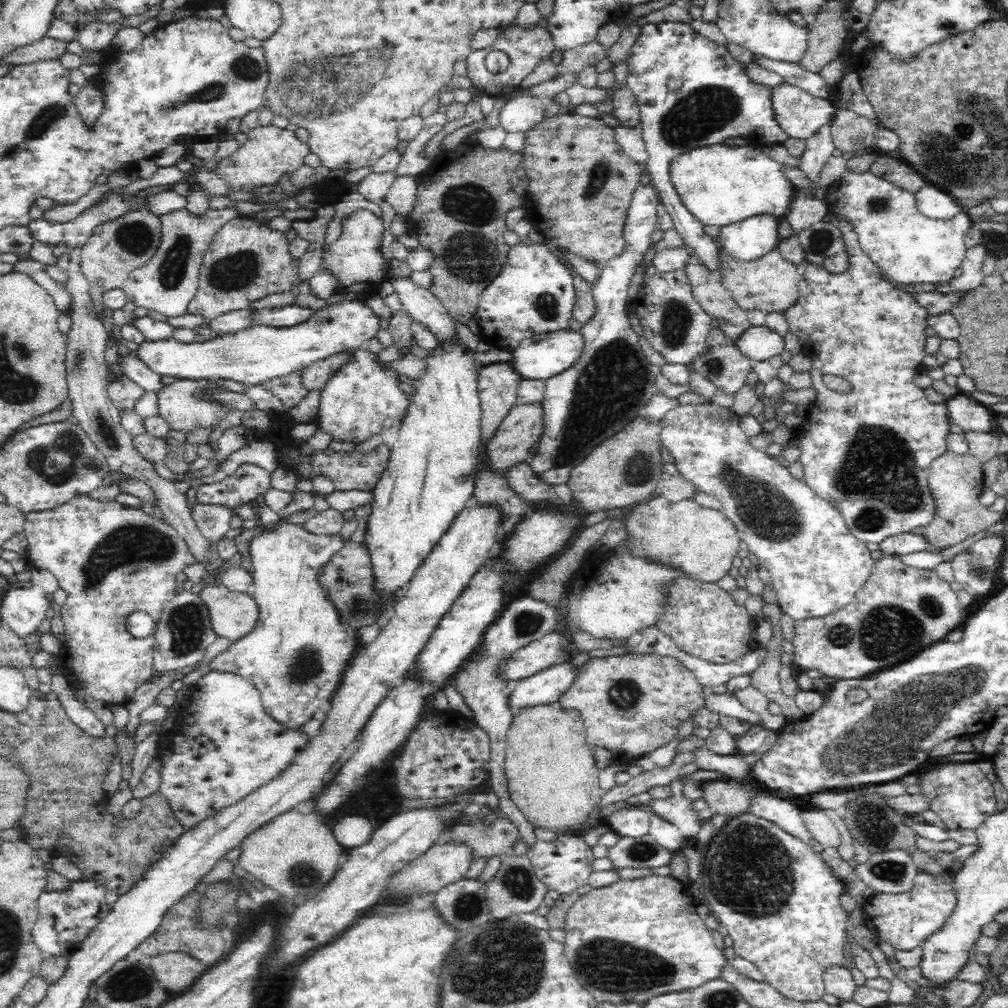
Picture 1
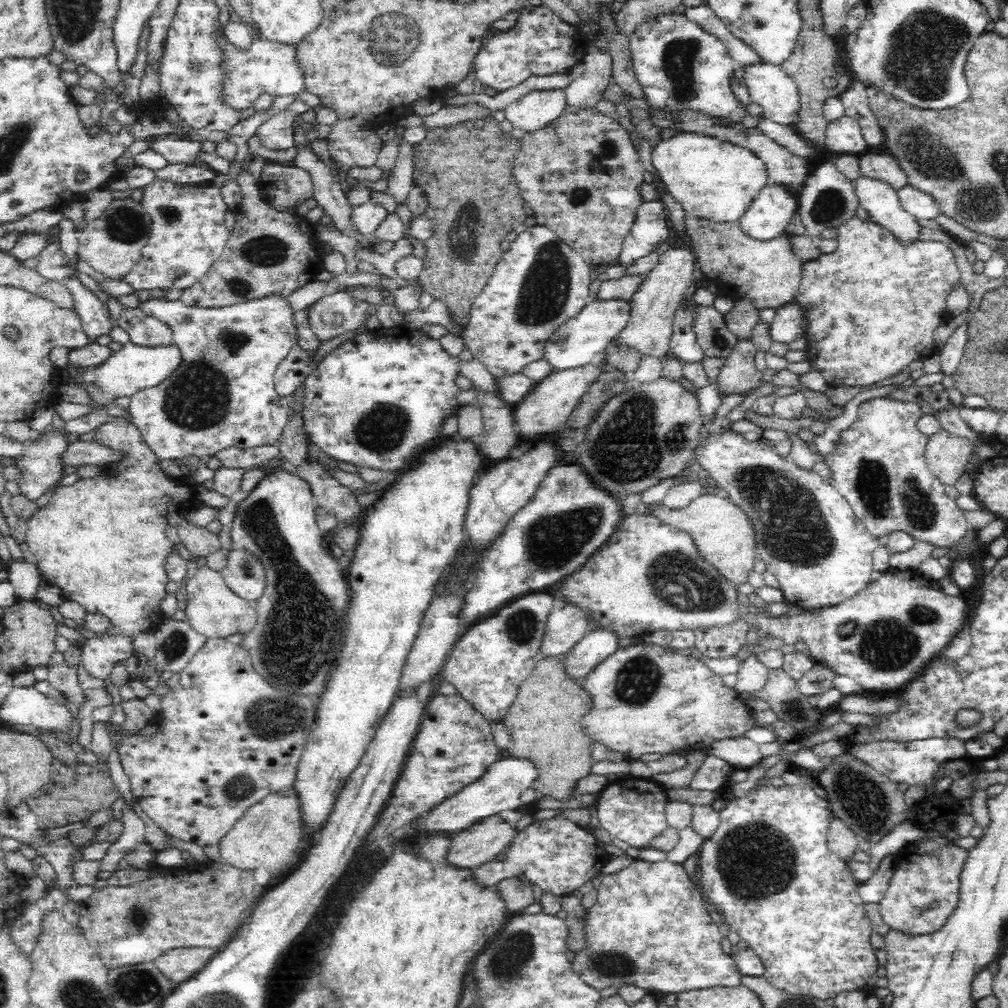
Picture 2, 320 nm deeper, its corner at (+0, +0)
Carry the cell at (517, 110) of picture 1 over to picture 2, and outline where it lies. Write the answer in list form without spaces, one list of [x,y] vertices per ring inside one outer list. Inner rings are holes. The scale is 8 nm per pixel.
[[[562,89],[532,90],[504,109],[505,118],[513,128],[534,132],[558,118],[566,106]]]

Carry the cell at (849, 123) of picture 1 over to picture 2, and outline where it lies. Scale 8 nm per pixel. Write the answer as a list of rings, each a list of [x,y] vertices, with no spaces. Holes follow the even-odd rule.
[[[844,115],[827,125],[824,147],[830,152],[861,156],[868,150],[868,145],[858,121],[852,117]]]

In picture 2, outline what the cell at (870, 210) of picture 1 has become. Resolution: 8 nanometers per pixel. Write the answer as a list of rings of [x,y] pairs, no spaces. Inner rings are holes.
[[[860,176],[854,182],[855,194],[857,195],[860,207],[868,212],[868,217],[874,225],[886,230],[899,246],[906,247],[914,245],[922,236],[922,226],[914,216],[911,216],[900,203],[898,191],[894,191],[886,182],[878,181],[865,176]]]

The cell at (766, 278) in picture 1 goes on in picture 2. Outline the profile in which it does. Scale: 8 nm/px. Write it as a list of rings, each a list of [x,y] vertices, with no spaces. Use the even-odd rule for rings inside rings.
[[[688,214],[686,216],[687,234],[695,256],[696,269],[716,284],[723,294],[735,301],[747,300],[756,310],[778,309],[793,302],[801,283],[803,263],[794,255],[787,234],[778,235],[770,242],[760,242],[744,235],[736,221],[716,224]]]

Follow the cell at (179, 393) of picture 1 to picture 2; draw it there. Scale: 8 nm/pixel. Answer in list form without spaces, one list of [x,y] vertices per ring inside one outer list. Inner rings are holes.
[[[277,296],[262,298],[262,300],[252,300],[242,302],[237,305],[224,306],[218,308],[186,306],[180,300],[168,300],[164,298],[153,298],[140,301],[138,308],[142,312],[157,318],[159,322],[165,323],[173,333],[173,344],[176,345],[182,353],[182,362],[176,372],[170,374],[164,382],[150,388],[139,390],[136,394],[130,396],[128,412],[131,414],[132,423],[142,433],[142,438],[146,441],[149,449],[155,454],[158,460],[175,460],[190,455],[200,457],[202,455],[215,456],[219,450],[226,447],[237,446],[249,449],[250,447],[274,445],[276,444],[282,429],[287,421],[287,410],[289,397],[281,397],[276,394],[273,376],[278,363],[284,358],[294,341],[298,340],[297,330],[294,323],[293,313],[285,304],[285,298]]]

